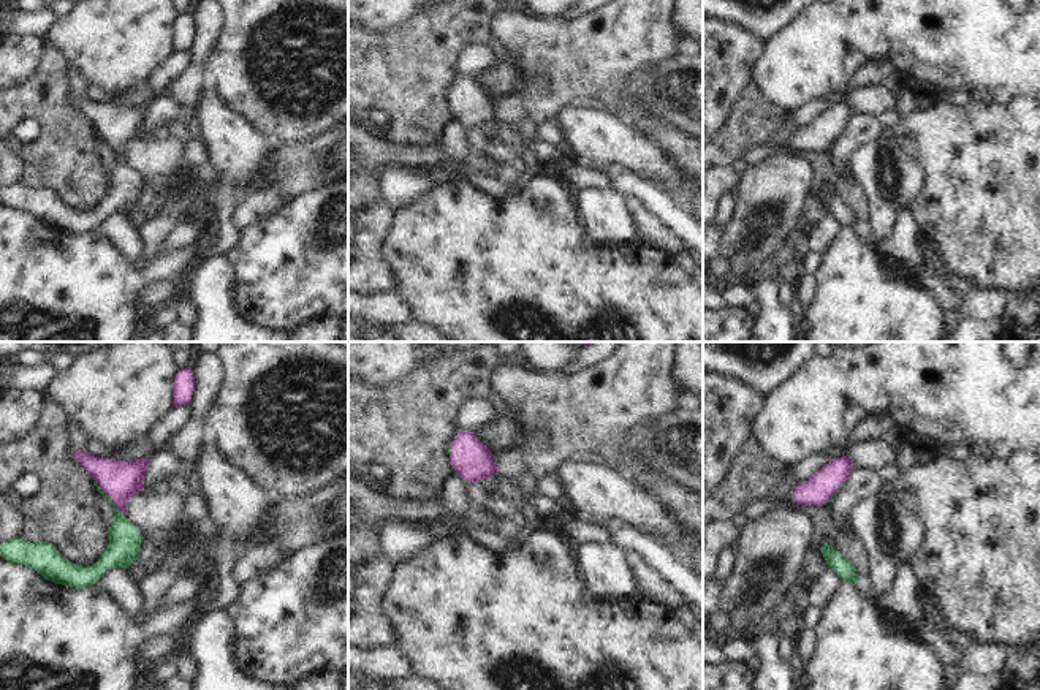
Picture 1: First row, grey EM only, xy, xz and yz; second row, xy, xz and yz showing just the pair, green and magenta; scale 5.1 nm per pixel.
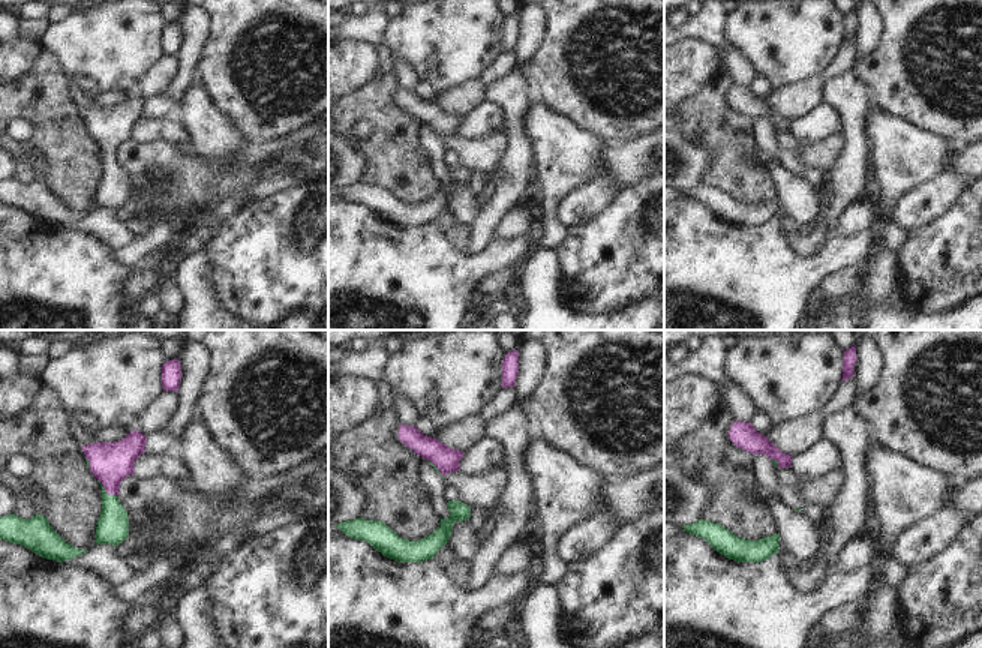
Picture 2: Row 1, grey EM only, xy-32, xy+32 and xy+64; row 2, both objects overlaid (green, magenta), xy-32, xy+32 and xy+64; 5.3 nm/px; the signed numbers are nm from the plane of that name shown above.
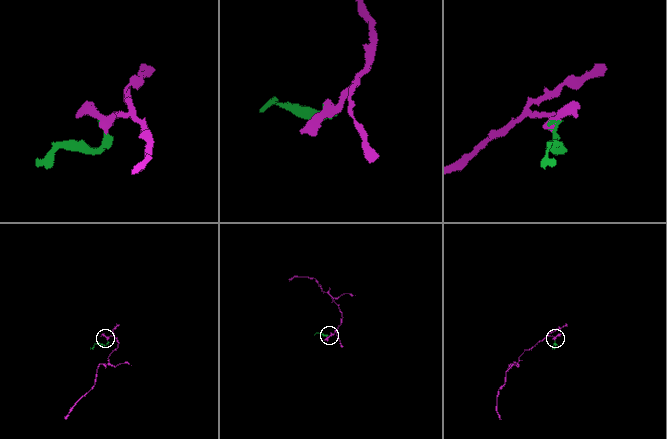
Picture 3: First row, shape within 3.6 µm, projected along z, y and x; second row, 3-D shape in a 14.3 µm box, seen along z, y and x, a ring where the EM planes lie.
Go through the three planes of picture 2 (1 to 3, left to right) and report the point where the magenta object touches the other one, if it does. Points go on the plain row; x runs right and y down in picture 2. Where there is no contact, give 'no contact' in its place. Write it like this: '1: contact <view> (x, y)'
1: contact xy-32 (105, 155)
2: contact xy+32 (437, 132)
3: contact xy+64 (777, 126)

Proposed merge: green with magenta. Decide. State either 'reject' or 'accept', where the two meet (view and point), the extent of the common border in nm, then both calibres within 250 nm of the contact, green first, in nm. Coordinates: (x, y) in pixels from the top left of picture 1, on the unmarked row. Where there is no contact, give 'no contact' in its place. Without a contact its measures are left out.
accept; contact xy (108, 141); length 240 nm; calibres 170 and 200 nm

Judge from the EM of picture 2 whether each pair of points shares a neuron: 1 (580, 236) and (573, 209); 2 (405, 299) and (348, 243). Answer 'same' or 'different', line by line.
1: different
2: same

